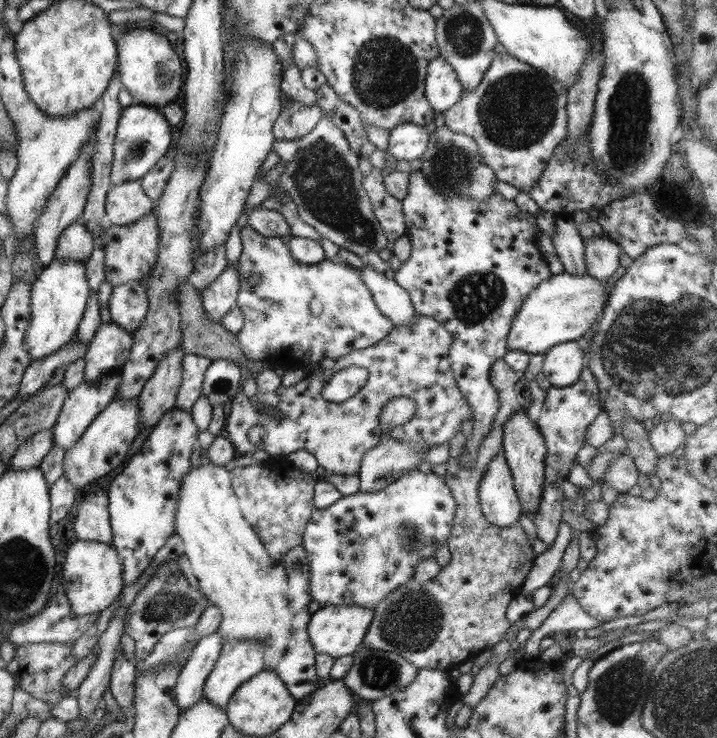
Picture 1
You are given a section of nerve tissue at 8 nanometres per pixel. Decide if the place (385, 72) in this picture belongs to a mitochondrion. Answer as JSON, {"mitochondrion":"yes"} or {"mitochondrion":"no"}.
{"mitochondrion":"yes"}

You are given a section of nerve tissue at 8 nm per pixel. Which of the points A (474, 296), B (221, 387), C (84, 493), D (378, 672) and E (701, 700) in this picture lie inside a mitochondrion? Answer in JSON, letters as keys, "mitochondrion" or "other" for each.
{"A":"mitochondrion","B":"mitochondrion","C":"other","D":"mitochondrion","E":"mitochondrion"}

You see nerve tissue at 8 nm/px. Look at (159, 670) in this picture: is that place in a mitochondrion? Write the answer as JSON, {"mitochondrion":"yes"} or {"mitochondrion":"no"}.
{"mitochondrion":"yes"}

